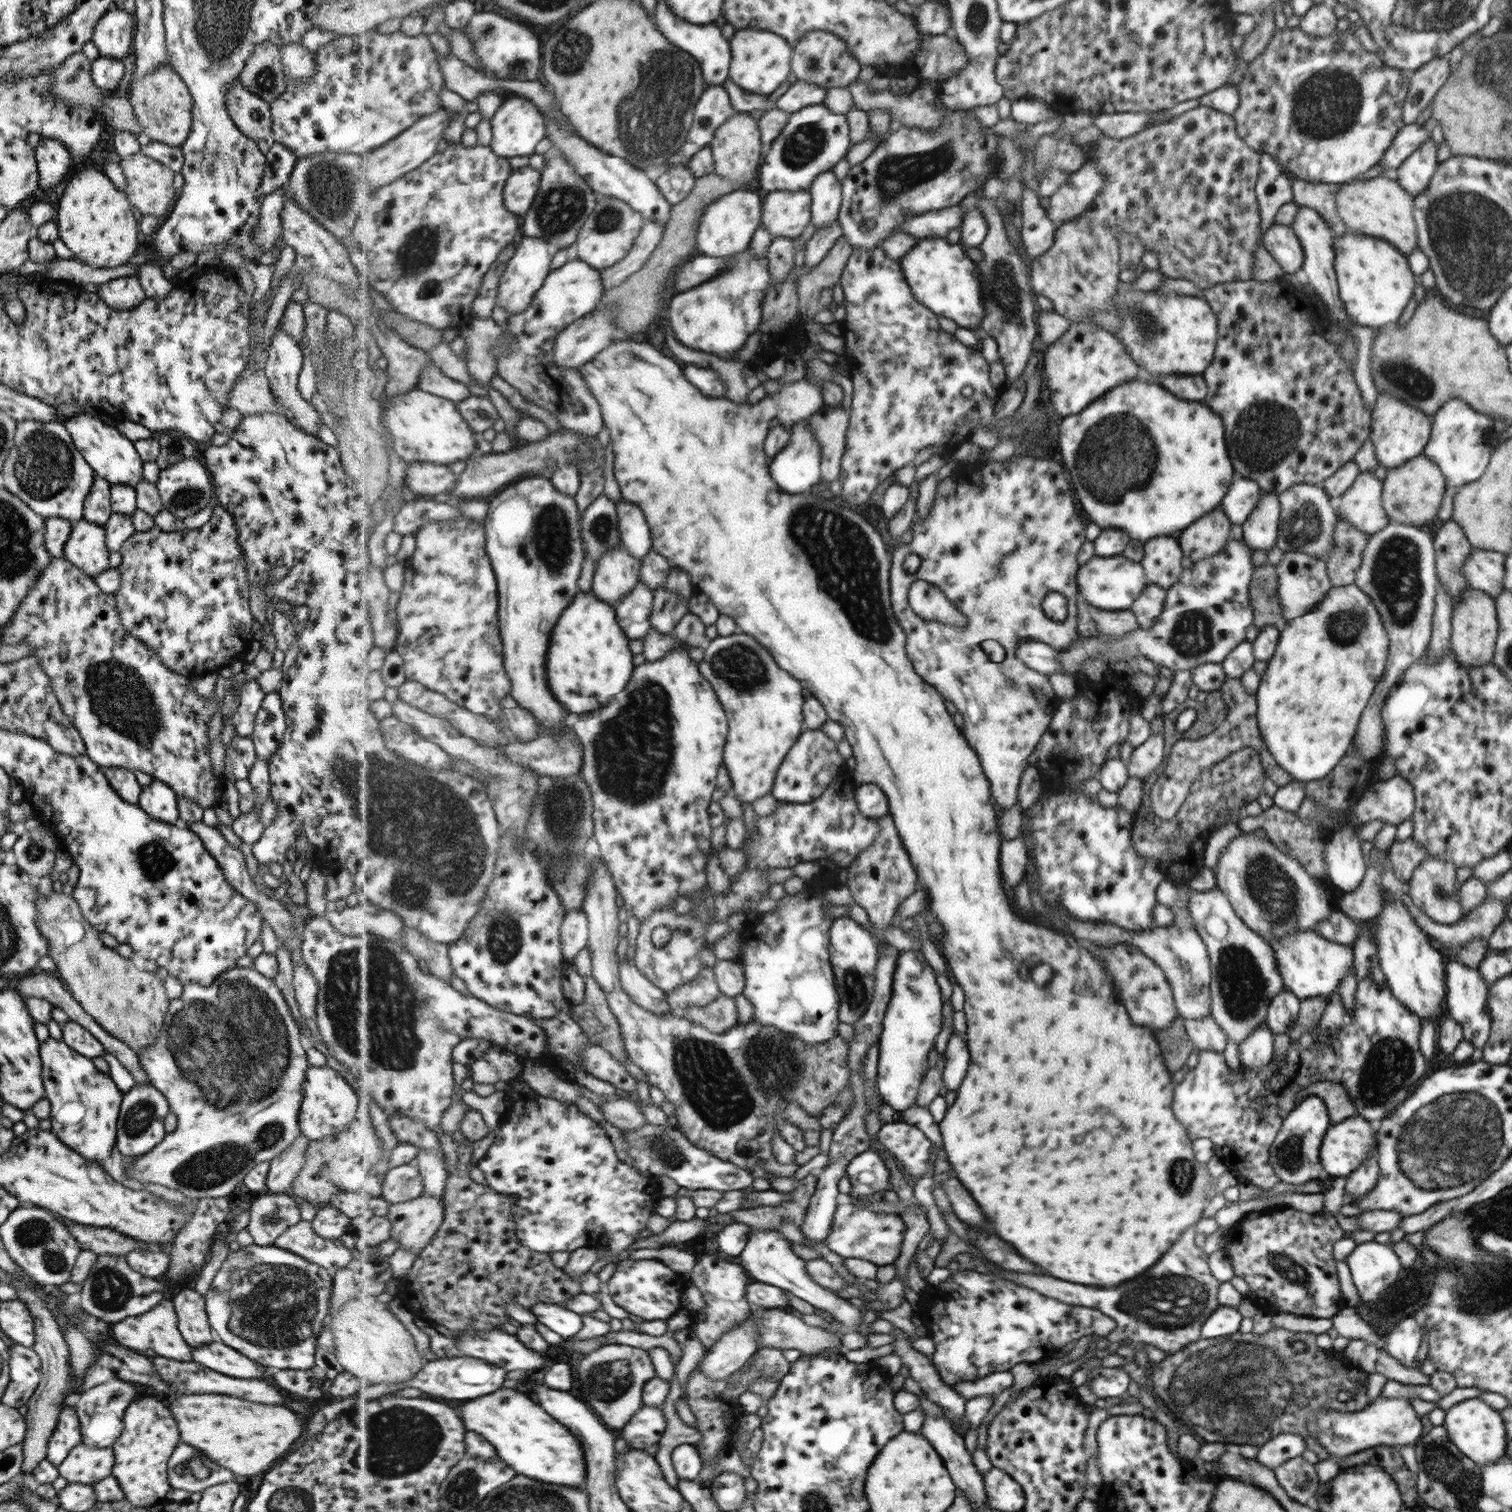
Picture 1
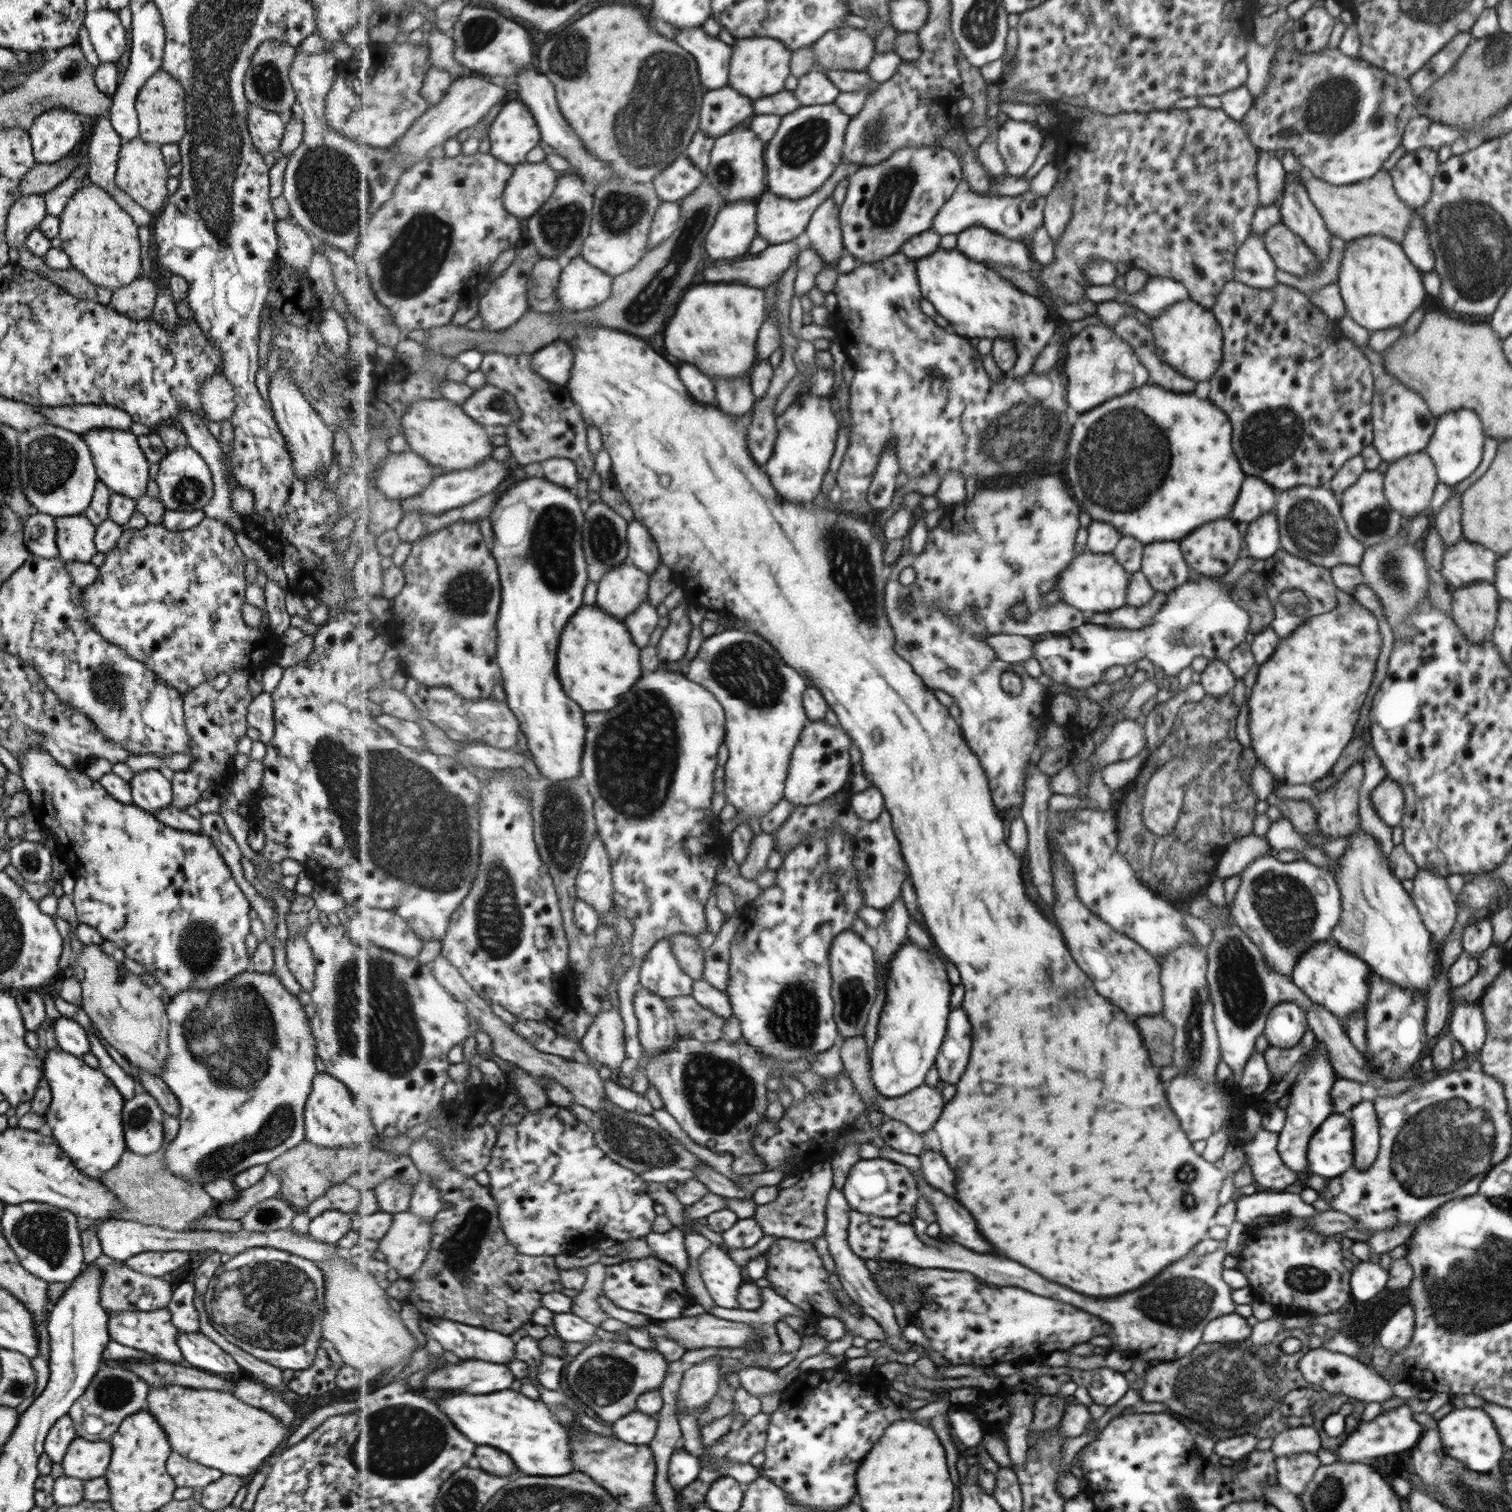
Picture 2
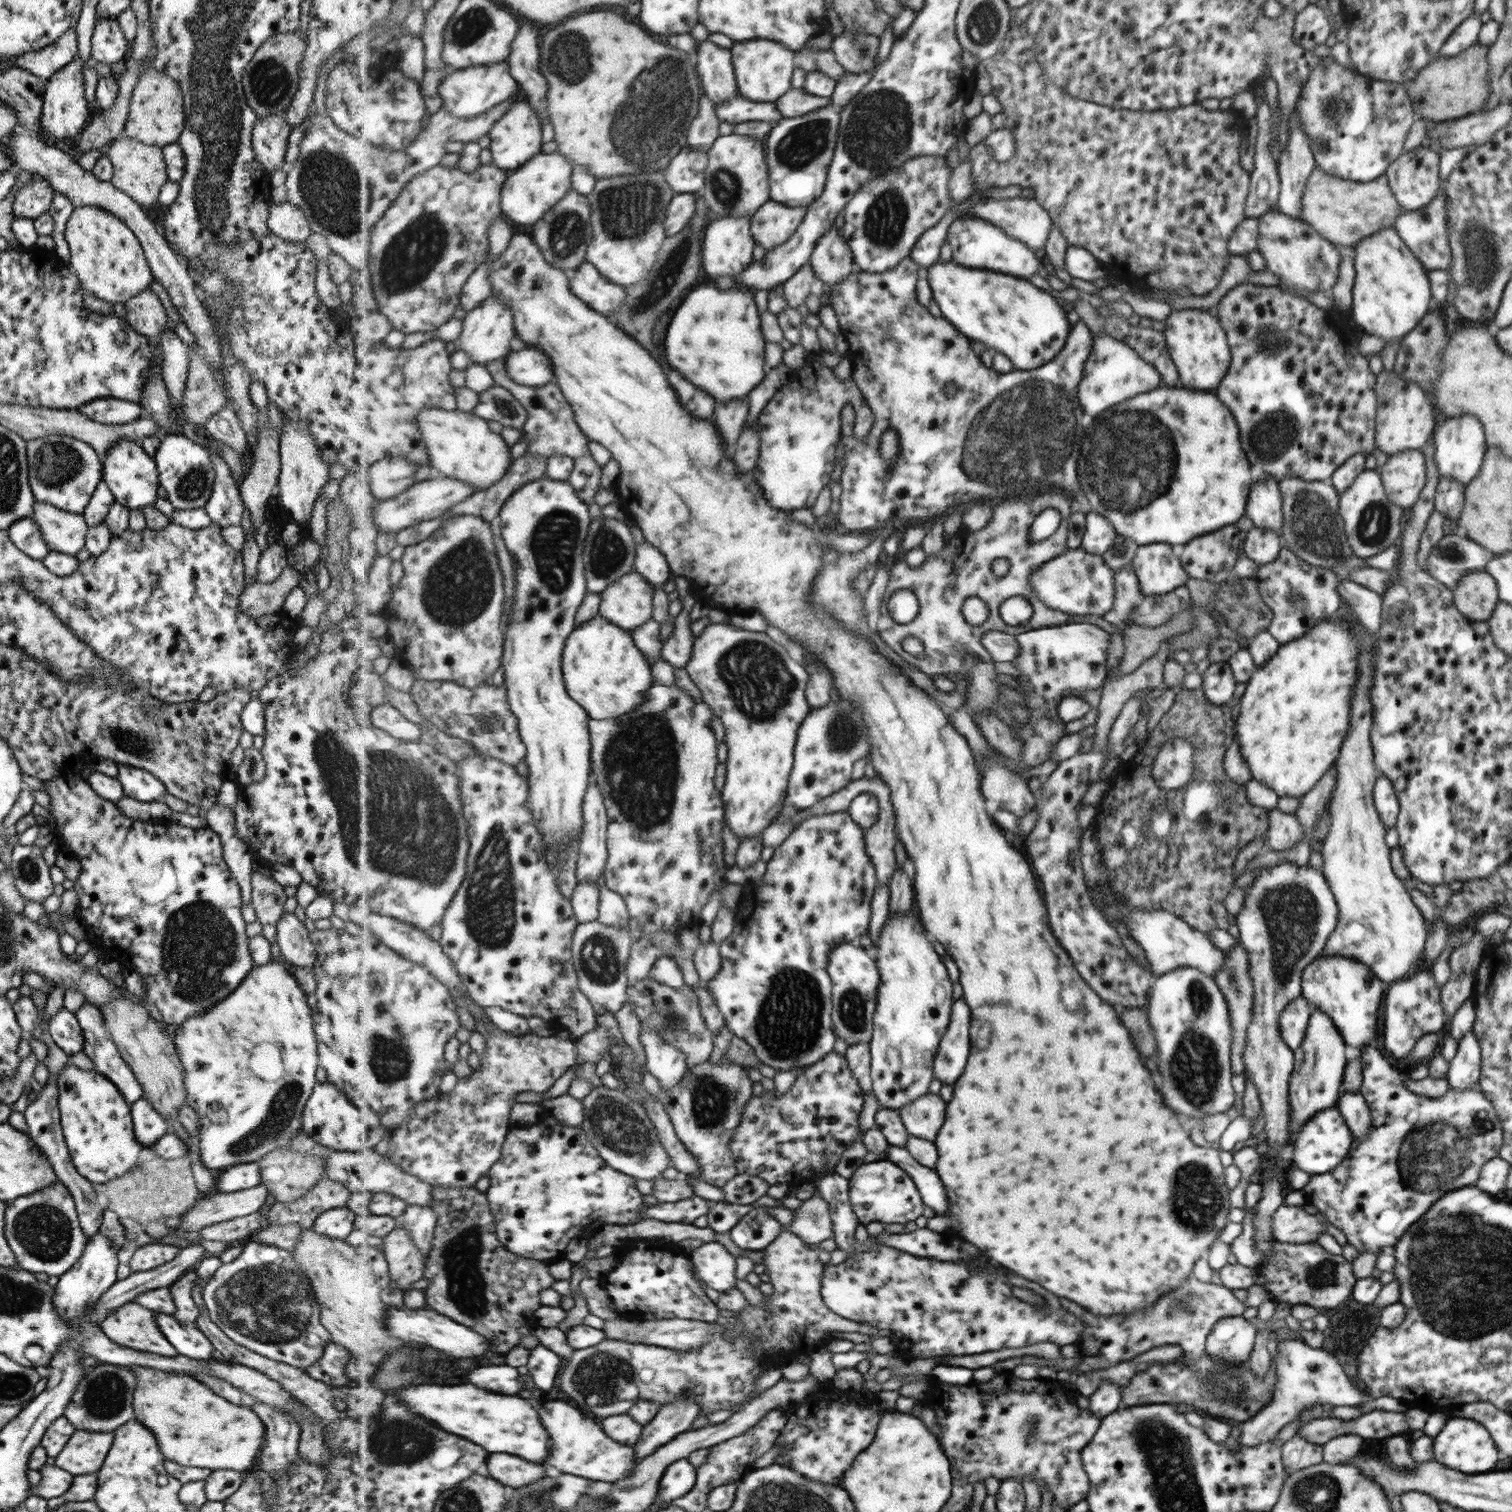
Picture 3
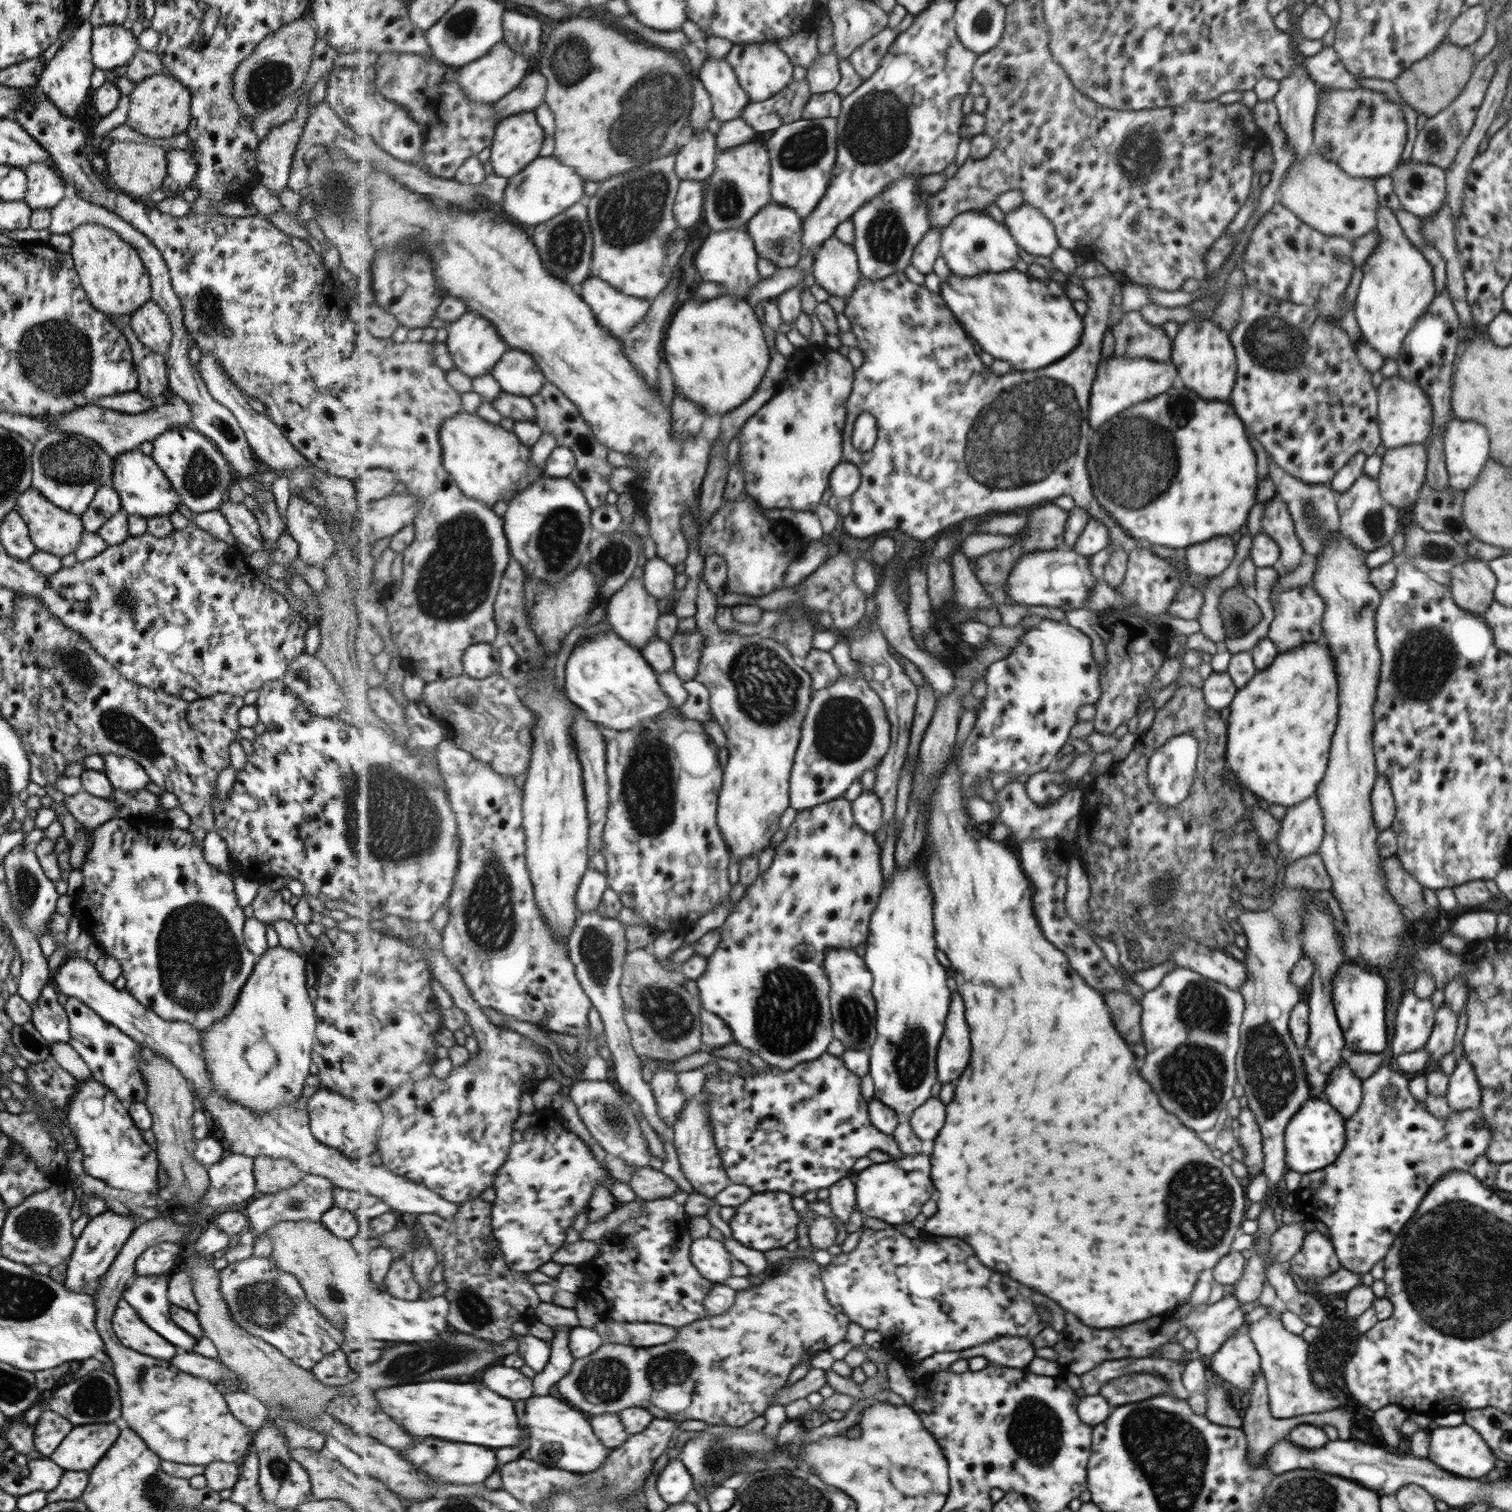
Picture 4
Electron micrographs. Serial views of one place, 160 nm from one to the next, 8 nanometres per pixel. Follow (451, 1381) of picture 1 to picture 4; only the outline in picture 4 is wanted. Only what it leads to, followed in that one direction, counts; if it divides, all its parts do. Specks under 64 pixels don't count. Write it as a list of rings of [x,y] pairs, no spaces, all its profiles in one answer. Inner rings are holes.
[[[493,1366],[483,1372],[483,1384],[491,1386],[491,1390],[503,1394],[511,1400],[525,1400],[533,1396],[533,1380],[527,1378],[521,1370],[508,1366]]]

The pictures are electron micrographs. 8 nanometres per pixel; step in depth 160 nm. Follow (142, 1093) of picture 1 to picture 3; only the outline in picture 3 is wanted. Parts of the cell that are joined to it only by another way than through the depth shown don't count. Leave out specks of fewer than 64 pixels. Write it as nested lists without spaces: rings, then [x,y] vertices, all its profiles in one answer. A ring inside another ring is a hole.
[[[139,1099],[128,1105],[132,1120],[134,1139],[143,1148],[152,1145],[161,1135],[169,1132],[166,1122],[155,1113],[146,1099]]]

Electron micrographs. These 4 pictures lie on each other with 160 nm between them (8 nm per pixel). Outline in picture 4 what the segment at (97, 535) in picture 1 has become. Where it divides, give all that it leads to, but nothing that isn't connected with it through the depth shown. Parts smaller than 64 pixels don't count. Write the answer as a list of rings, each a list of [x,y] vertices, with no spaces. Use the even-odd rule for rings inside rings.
[[[29,486],[23,494],[13,503],[12,511],[16,512],[28,528],[28,535],[37,551],[48,552],[53,556],[71,554],[79,544],[82,532],[82,522],[79,515],[71,514],[66,510],[53,506],[37,490]]]

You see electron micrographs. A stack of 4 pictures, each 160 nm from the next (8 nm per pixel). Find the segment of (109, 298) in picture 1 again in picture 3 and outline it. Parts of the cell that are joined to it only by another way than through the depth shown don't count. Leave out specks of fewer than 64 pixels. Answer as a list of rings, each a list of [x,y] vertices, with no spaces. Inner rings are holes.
[[[149,287],[124,303],[126,323],[137,333],[155,341],[169,324],[159,298]]]

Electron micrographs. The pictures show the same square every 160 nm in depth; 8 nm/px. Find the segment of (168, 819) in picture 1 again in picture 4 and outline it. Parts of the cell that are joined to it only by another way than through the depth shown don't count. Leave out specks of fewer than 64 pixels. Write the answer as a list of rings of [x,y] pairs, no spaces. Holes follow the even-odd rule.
[[[102,754],[103,770],[113,789],[133,792],[144,789],[148,776],[138,762],[116,754]]]

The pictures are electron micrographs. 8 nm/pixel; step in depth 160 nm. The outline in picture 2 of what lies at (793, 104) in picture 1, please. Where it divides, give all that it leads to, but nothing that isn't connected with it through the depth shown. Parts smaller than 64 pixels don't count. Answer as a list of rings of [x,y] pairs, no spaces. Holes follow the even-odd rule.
[[[812,70],[799,79],[796,97],[802,106],[833,104],[840,95],[840,88],[823,71]]]

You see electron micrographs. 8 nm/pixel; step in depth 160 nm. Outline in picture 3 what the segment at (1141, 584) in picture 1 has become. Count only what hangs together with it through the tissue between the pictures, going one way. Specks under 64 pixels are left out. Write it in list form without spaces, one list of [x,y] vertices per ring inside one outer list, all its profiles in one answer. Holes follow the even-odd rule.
[[[1081,548],[1067,550],[1051,561],[1042,562],[1030,572],[1030,589],[1037,594],[1038,599],[1047,607],[1059,610],[1069,615],[1104,615],[1114,604],[1114,571],[1102,561],[1100,555],[1089,554]]]

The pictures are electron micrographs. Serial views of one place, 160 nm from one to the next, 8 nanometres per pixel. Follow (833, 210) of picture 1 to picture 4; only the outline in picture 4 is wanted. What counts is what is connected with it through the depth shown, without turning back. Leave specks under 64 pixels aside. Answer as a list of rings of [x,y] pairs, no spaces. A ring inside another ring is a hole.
[[[835,235],[817,251],[812,272],[817,283],[844,300],[854,296],[862,278],[856,248],[841,242]]]

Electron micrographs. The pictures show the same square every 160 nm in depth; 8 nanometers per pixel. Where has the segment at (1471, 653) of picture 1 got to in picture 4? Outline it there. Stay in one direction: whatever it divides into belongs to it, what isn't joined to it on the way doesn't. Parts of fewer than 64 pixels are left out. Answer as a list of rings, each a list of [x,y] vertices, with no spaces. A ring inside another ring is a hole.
[[[1468,559],[1454,565],[1448,582],[1454,602],[1464,611],[1481,616],[1494,600],[1497,576],[1480,559]]]

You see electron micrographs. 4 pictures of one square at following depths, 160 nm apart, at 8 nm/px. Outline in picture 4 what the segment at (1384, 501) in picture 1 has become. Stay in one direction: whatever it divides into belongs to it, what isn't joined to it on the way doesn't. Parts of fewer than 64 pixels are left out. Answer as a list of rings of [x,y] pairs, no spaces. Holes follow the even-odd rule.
[[[1423,444],[1387,449],[1380,458],[1376,478],[1381,498],[1401,508],[1417,500],[1426,480],[1426,450]]]

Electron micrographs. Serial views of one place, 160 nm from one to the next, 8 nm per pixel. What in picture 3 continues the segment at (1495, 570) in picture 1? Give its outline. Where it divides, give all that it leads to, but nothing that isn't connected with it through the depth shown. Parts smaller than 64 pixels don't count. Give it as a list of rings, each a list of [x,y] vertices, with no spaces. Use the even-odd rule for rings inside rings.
[[[1460,532],[1442,536],[1428,552],[1424,566],[1430,578],[1442,582],[1453,591],[1460,576],[1470,572],[1483,572],[1486,562],[1483,547]]]

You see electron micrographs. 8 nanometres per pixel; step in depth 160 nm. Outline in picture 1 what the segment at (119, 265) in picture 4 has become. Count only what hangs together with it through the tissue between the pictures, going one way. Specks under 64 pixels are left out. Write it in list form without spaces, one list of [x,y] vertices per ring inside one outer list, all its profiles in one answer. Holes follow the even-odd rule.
[[[81,168],[71,174],[55,213],[58,238],[80,262],[109,269],[126,264],[137,250],[137,224],[126,195],[113,187],[103,171]]]

